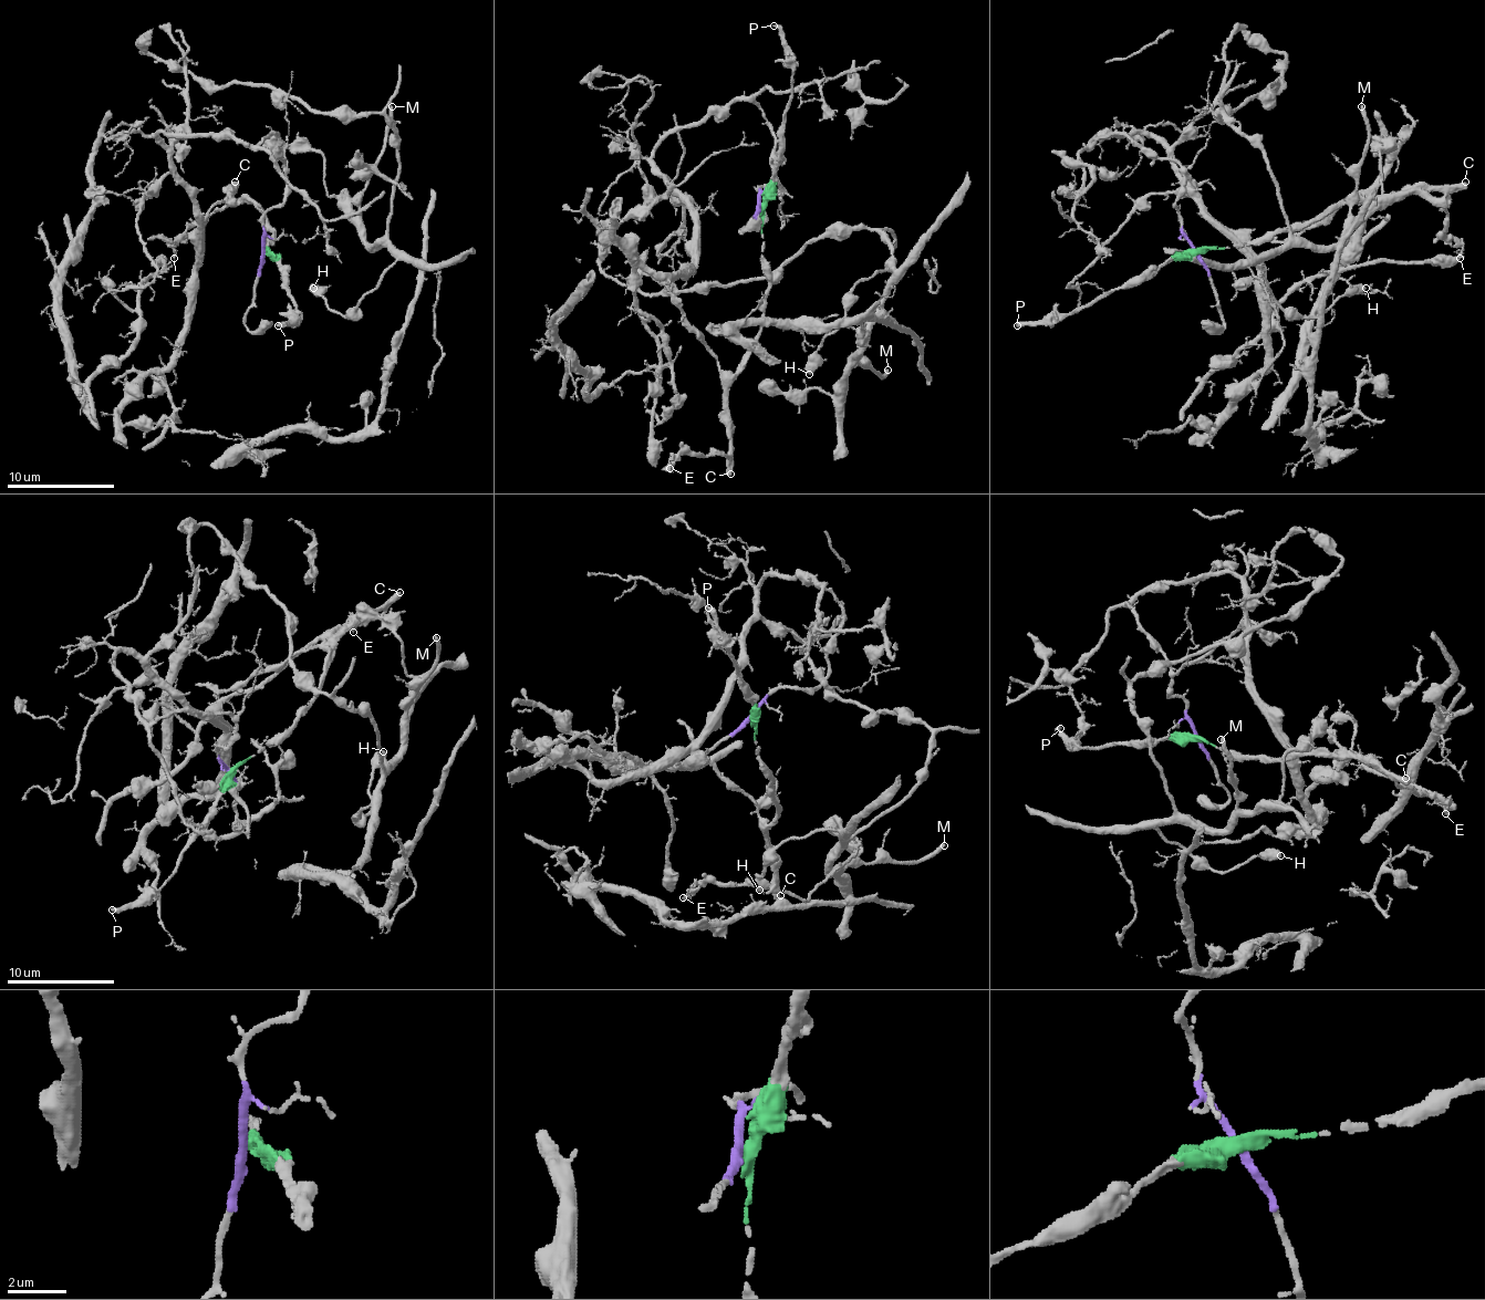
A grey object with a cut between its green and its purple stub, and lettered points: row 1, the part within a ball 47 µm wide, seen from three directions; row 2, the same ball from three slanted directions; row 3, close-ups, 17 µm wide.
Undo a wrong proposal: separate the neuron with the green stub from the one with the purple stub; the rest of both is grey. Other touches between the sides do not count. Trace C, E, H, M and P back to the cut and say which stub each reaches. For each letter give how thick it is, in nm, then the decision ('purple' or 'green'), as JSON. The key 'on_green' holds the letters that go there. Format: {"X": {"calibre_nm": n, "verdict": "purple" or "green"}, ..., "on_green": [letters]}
{"C": {"calibre_nm": 480, "verdict": "green"}, "E": {"calibre_nm": 180, "verdict": "green"}, "H": {"calibre_nm": 600, "verdict": "purple"}, "M": {"calibre_nm": 300, "verdict": "purple"}, "P": {"calibre_nm": 320, "verdict": "green"}, "on_green": ["C", "E", "P"]}

